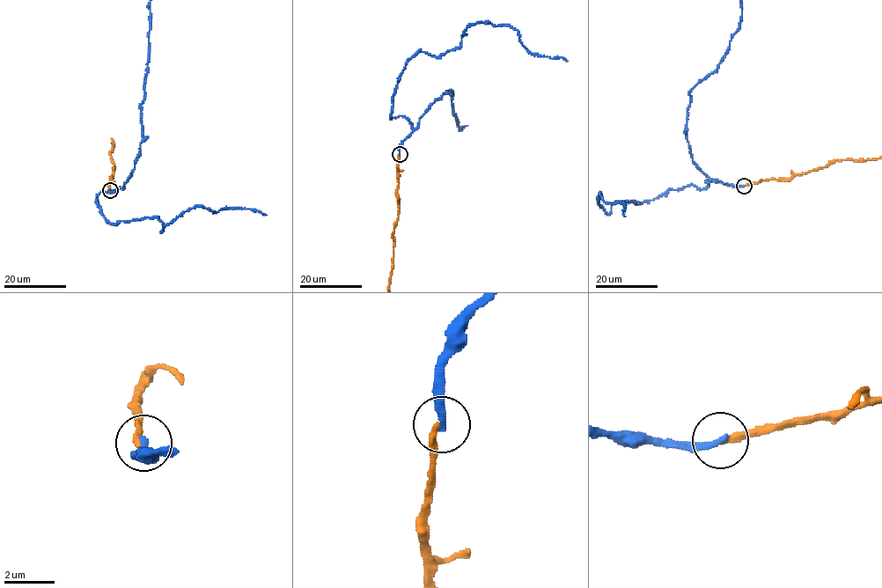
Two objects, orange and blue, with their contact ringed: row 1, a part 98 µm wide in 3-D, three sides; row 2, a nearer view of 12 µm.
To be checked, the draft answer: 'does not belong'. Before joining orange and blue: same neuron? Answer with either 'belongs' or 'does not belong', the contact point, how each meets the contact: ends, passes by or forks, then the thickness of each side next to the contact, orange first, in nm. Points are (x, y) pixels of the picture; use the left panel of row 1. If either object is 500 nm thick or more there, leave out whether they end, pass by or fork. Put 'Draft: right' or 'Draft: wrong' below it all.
does not belong | (110, 190) | orange ends | blue ends | 240/280 nm
Draft: right

